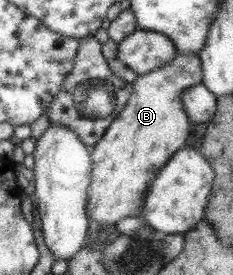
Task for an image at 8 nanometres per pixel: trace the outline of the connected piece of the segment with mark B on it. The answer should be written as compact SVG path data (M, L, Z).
M193 52L177 54L149 73L131 82L127 104L107 126L101 139L90 150L91 170L85 217L106 227L125 217L142 213L145 191L161 167L189 135L190 121L181 104L181 91L201 84L199 56Z

